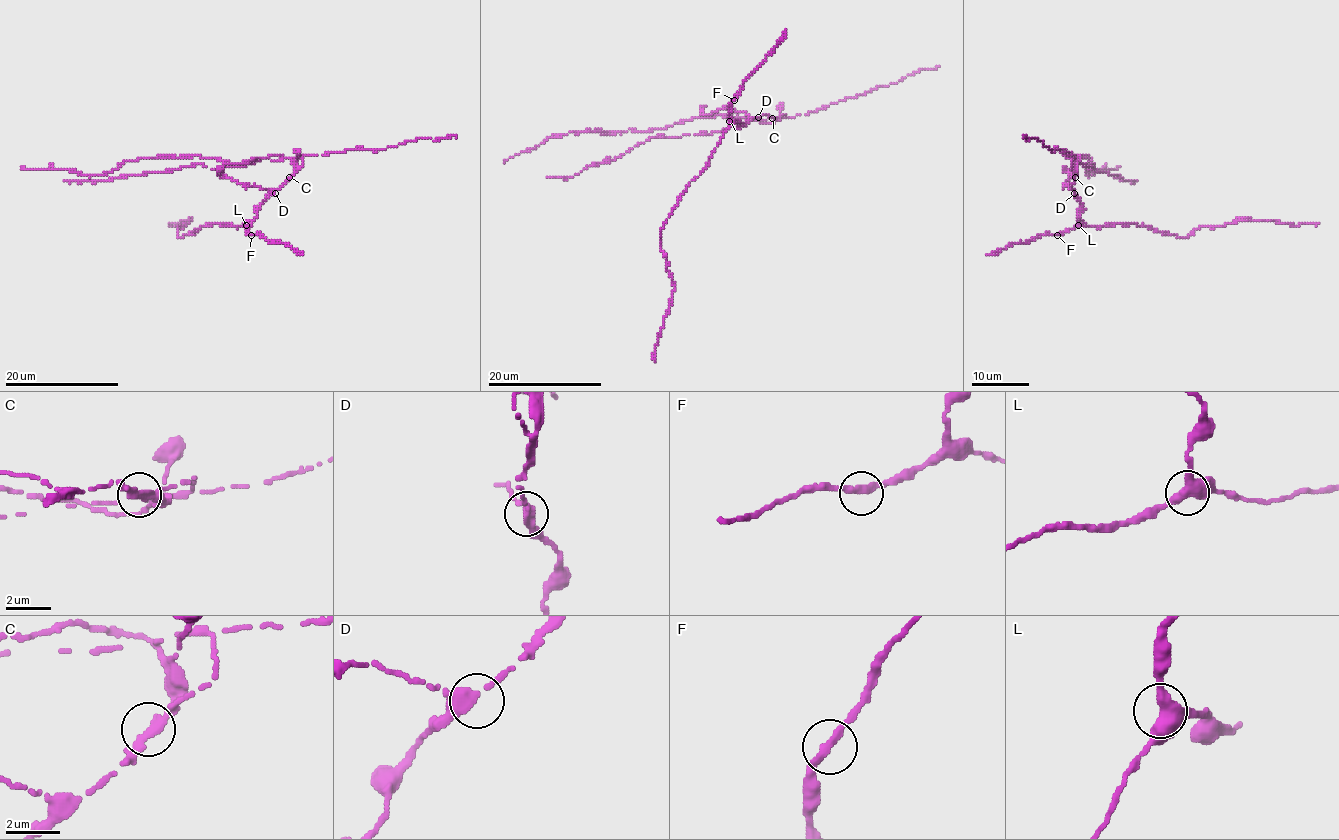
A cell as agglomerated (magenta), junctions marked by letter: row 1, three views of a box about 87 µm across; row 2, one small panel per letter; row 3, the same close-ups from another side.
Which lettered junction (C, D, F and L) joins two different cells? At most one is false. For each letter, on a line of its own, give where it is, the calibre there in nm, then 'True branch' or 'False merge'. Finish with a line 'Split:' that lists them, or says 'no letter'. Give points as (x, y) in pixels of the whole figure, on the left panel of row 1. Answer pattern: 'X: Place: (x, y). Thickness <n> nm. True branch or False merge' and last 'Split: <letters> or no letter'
C: Place: (289, 177). Thickness 240 nm. False merge
D: Place: (275, 193). Thickness 280 nm. True branch
F: Place: (251, 235). Thickness 320 nm. True branch
L: Place: (246, 225). Thickness 380 nm. True branch
Split: C

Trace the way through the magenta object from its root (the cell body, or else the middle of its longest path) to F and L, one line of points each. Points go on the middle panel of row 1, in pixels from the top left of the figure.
F: (765, 115), (754, 117), (745, 125), (732, 121), (729, 112), (734, 100)
L: (765, 115), (754, 117), (745, 125), (739, 121), (729, 121)

